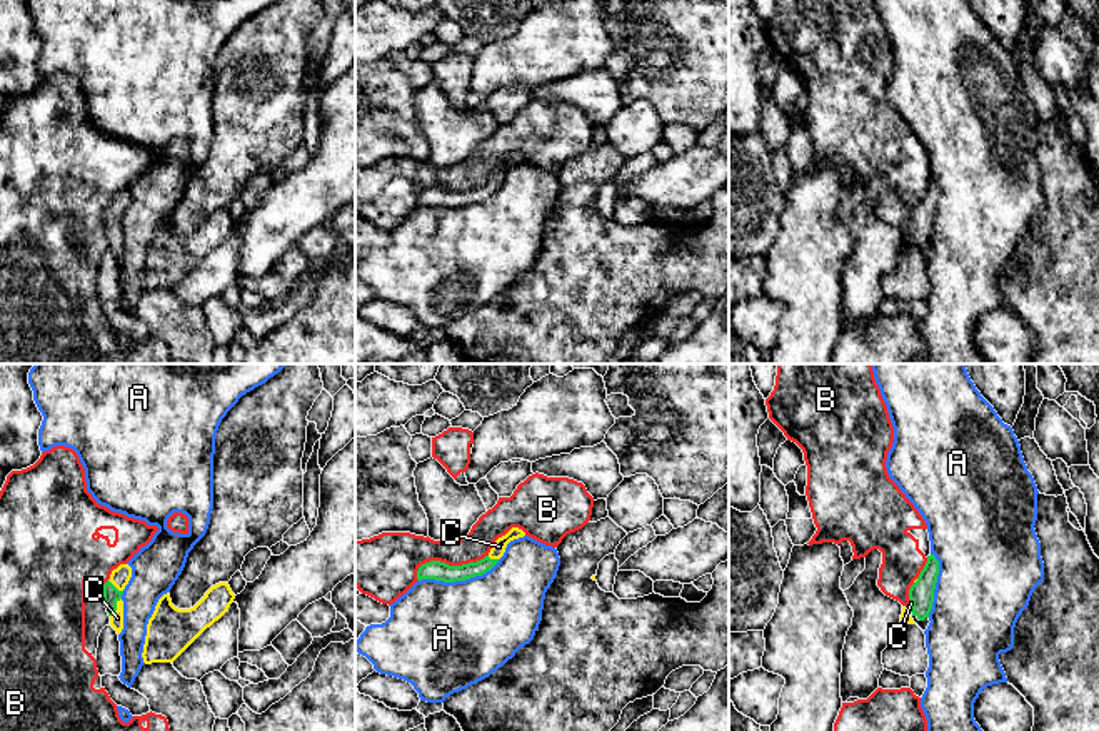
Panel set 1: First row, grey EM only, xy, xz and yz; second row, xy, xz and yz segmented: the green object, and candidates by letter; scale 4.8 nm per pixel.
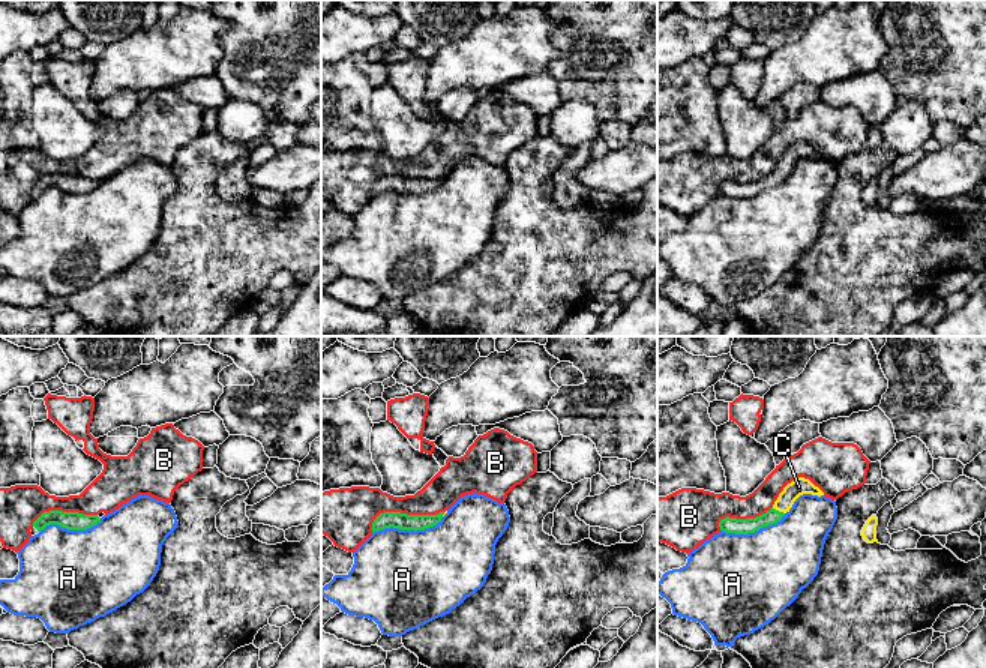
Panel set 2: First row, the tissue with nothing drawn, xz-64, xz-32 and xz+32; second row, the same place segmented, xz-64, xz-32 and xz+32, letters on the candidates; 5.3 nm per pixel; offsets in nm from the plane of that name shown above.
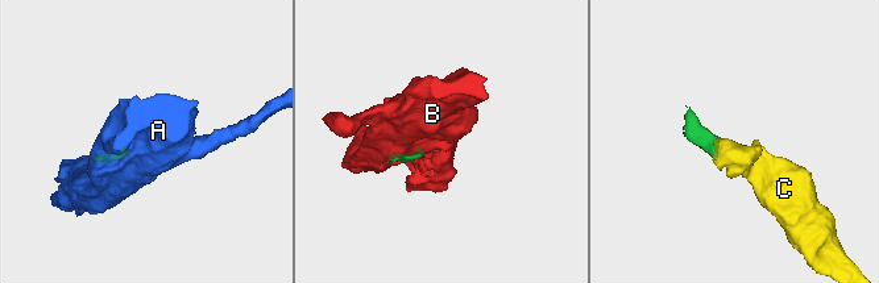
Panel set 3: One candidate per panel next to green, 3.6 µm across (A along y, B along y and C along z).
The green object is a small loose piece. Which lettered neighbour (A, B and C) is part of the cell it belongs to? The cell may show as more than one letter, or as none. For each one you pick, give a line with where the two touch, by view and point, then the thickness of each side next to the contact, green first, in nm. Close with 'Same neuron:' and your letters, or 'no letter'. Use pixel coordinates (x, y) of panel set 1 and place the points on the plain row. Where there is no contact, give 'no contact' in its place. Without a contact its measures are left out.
C: contact xy (115, 234); calibres 80 and 60 nm
Same neuron: C

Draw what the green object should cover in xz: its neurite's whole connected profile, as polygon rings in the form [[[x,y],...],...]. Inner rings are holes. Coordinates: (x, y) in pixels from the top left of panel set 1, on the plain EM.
[[[512,154],[505,162],[499,164],[494,169],[490,179],[477,189],[469,189],[462,192],[449,192],[440,187],[425,189],[419,194],[417,205],[419,207],[435,205],[444,209],[455,209],[455,207],[465,207],[475,202],[482,202],[499,189],[499,185],[504,182],[505,174],[510,167],[524,162],[525,159],[522,155]]]

